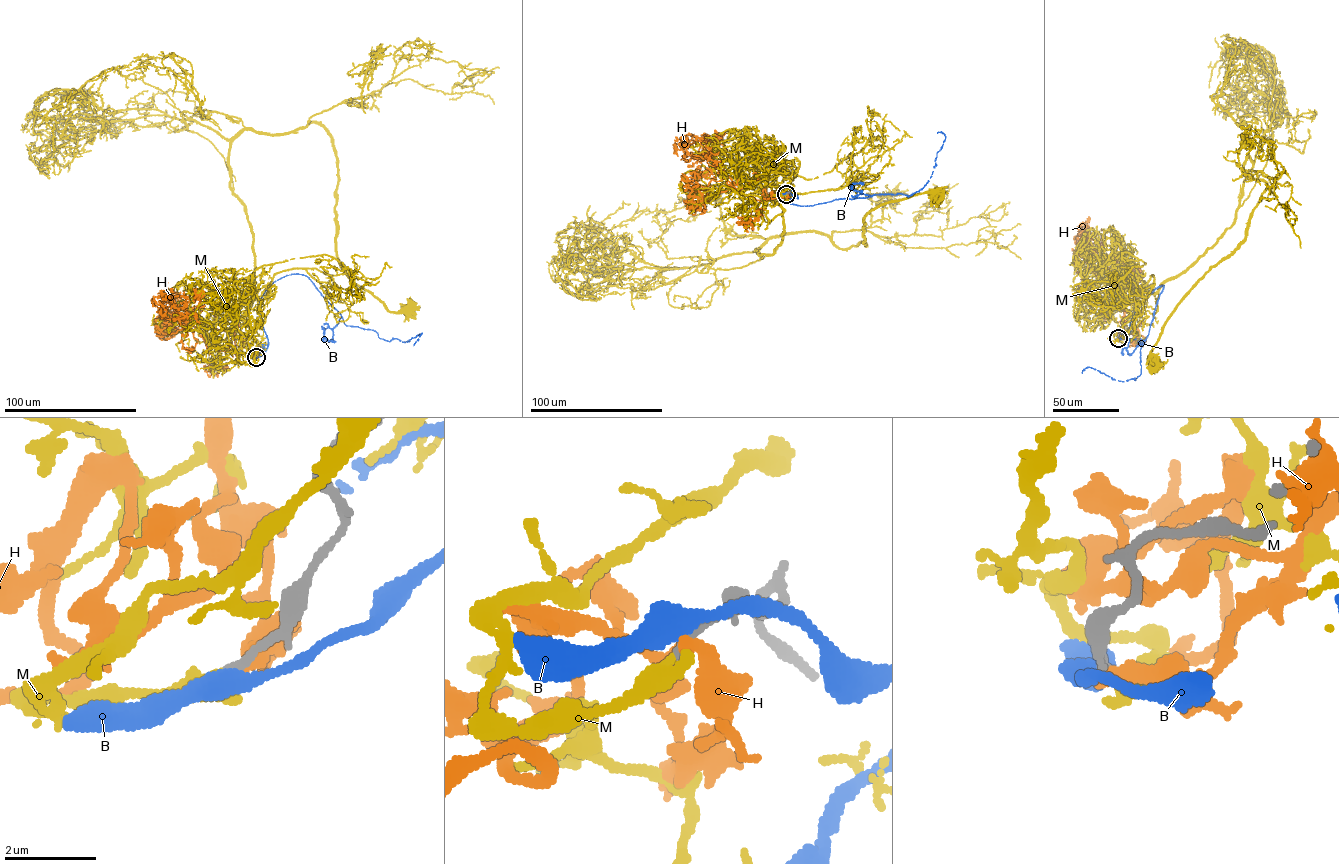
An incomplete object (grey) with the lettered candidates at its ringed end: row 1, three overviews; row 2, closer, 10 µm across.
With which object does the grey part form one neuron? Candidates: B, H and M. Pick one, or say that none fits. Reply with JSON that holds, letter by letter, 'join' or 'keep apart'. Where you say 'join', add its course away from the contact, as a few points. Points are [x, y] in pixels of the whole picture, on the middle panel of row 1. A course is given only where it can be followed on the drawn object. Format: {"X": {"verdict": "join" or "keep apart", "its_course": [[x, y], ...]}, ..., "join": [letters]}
{"B": {"verdict": "keep apart"}, "H": {"verdict": "keep apart"}, "M": {"verdict": "join", "its_course": [[786, 194], [759, 255], [797, 232], [866, 247], [868, 212], [937, 194]]}, "join": ["M"]}

